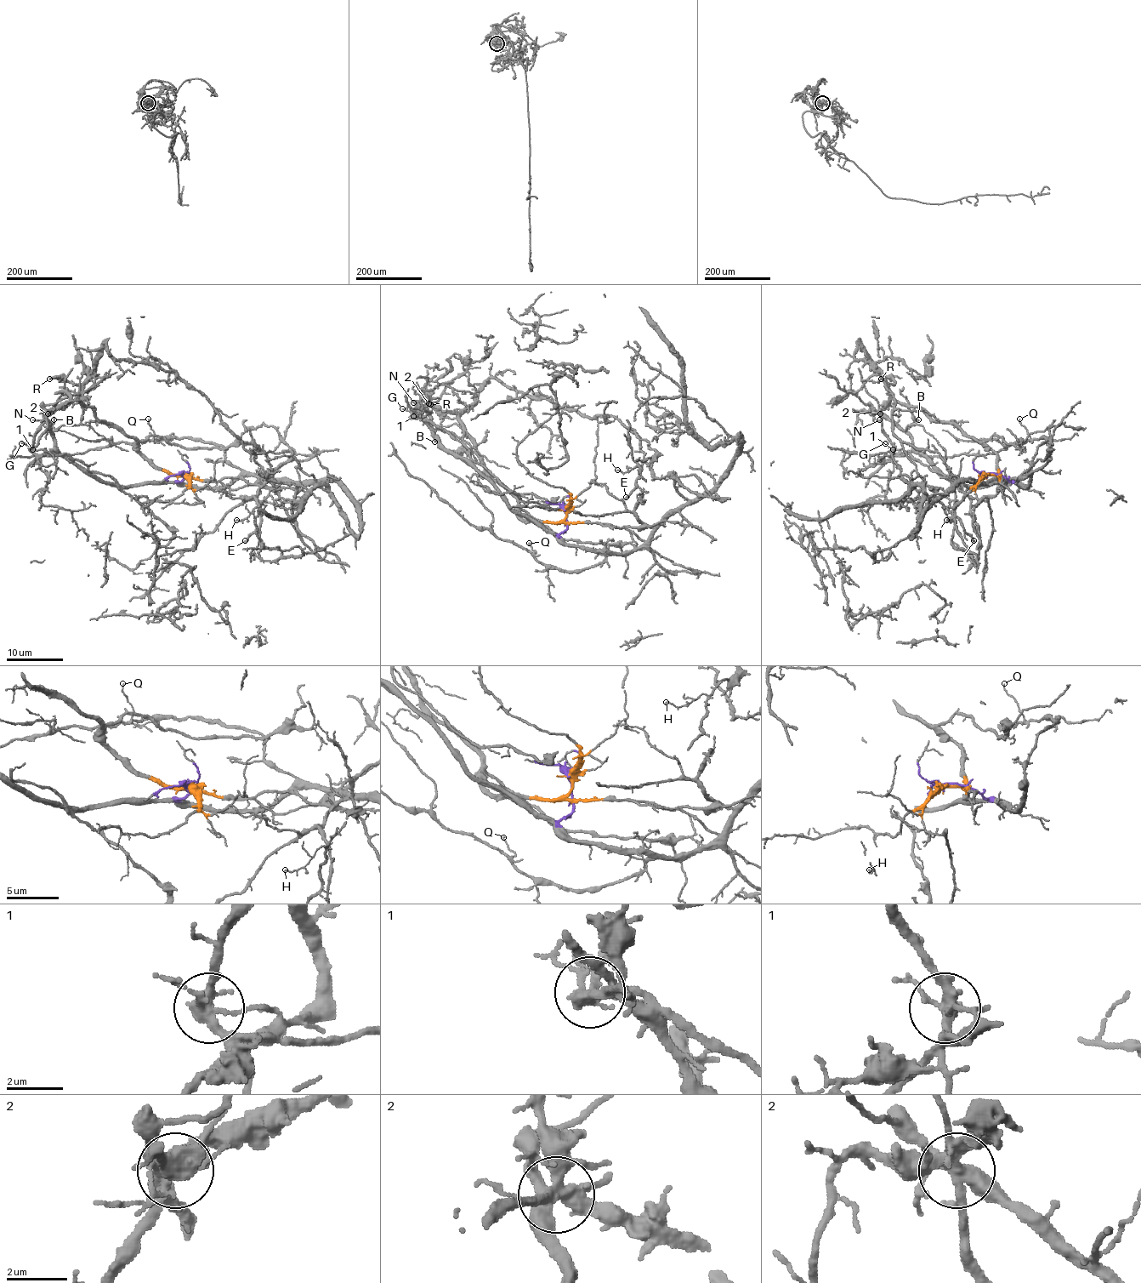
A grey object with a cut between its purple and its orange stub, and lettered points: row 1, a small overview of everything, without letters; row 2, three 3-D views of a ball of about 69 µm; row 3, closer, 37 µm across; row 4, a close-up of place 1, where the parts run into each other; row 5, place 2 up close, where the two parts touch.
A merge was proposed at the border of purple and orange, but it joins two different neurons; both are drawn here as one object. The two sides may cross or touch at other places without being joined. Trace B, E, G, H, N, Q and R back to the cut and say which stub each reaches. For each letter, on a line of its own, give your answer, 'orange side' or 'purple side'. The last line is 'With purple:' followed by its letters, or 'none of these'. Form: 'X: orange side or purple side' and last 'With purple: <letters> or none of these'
B: purple side
E: orange side
G: purple side
H: orange side
N: orange side
Q: purple side
R: orange side
With purple: B, G, Q

